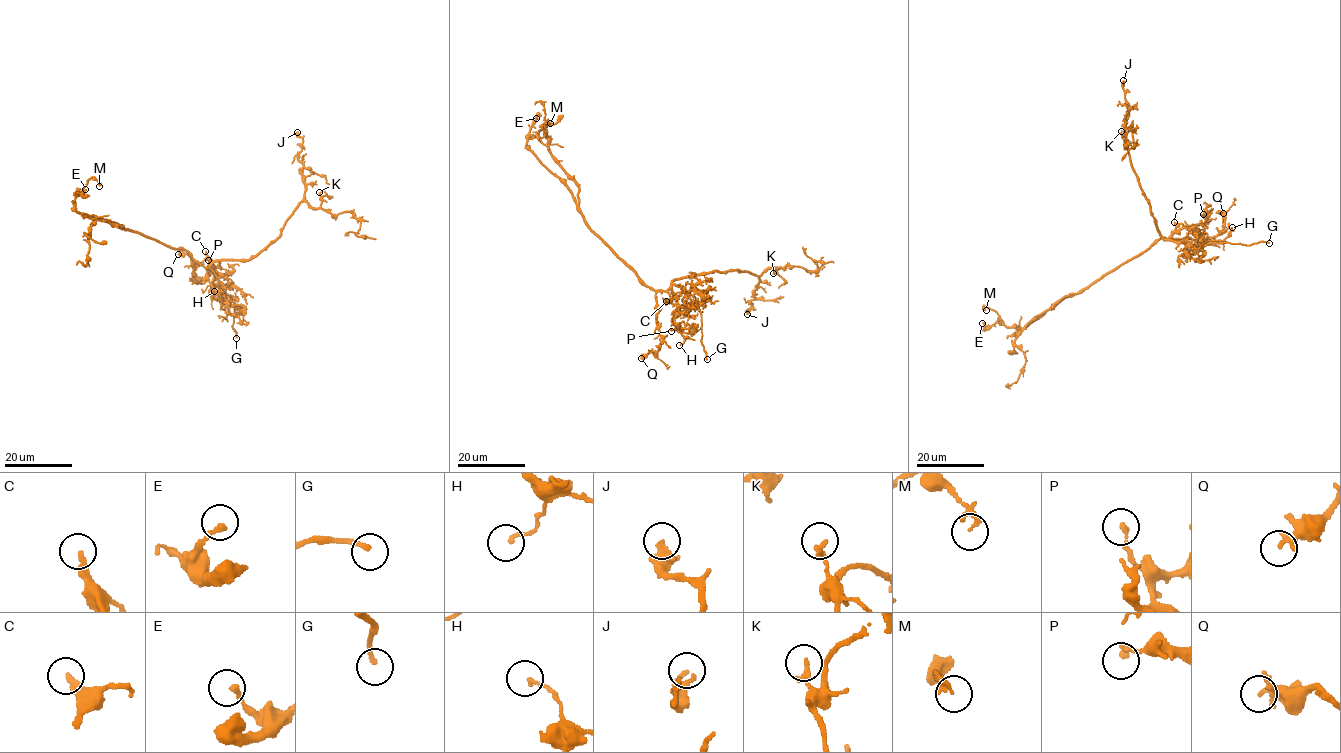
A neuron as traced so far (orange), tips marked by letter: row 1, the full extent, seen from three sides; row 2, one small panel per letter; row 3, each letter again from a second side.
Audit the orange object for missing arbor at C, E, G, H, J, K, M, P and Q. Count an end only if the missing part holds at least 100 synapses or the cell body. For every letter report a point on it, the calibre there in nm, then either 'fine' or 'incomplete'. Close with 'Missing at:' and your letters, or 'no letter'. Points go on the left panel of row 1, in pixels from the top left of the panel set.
C: at (205, 251); 200 nm thick; incomplete
E: at (85, 189); 220 nm thick; fine
G: at (236, 338); 150 nm thick; incomplete
H: at (214, 291); 130 nm thick; fine
J: at (297, 132); 180 nm thick; fine
K: at (319, 192); 190 nm thick; fine
M: at (99, 186); 130 nm thick; fine
P: at (208, 260); 200 nm thick; fine
Q: at (178, 254); 200 nm thick; fine
Missing at: C, G

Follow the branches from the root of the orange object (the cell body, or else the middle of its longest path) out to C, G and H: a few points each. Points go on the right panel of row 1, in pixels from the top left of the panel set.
C: (1161, 239), (1172, 238), (1174, 222)
G: (1161, 239), (1172, 238), (1169, 239), (1195, 246), (1216, 243), (1269, 243)
H: (1161, 239), (1172, 239), (1174, 232), (1184, 228), (1196, 230), (1209, 241), (1223, 240), (1232, 227)

